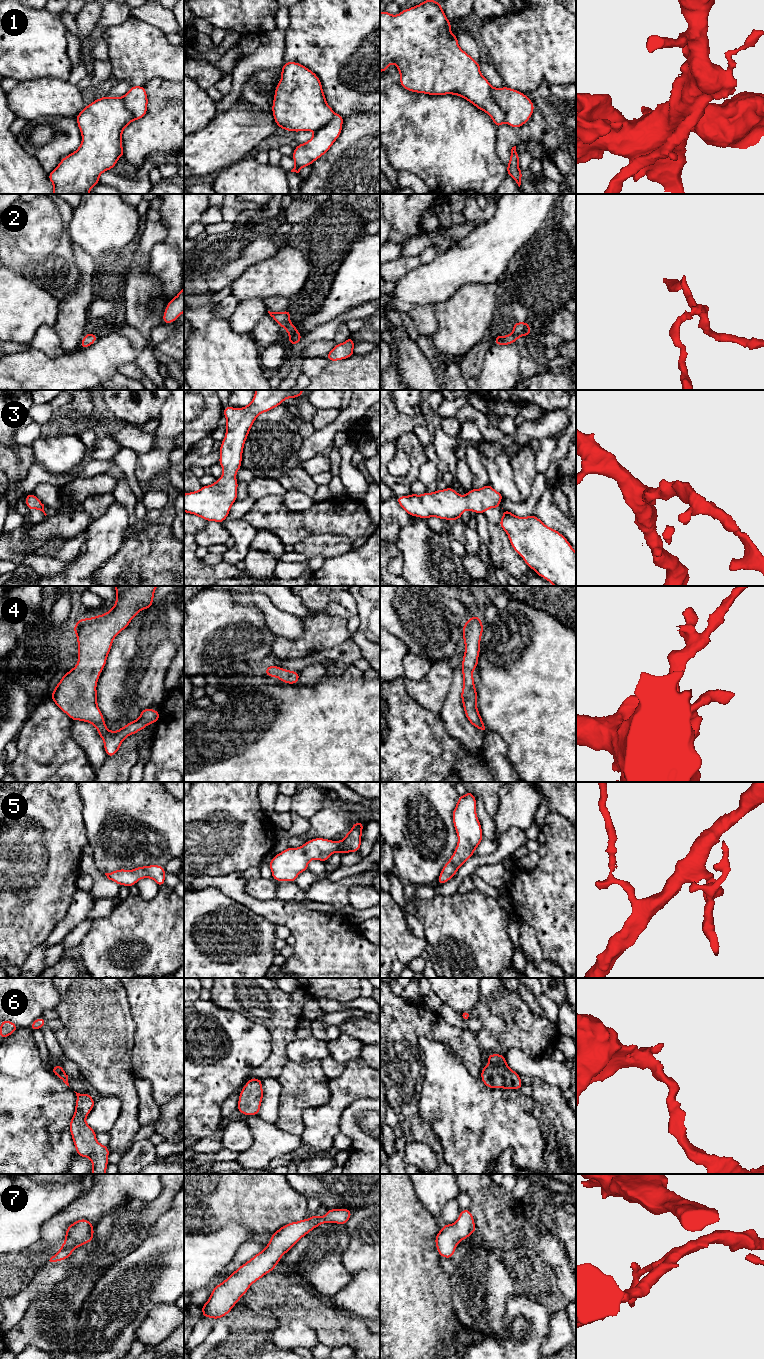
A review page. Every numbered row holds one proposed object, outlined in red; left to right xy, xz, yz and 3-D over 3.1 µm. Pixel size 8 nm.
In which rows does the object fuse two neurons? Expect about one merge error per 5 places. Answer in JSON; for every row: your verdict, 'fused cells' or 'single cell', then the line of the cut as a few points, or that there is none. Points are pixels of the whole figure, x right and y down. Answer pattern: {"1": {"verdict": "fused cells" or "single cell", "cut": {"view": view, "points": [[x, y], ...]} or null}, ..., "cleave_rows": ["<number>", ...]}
{"1": {"verdict": "fused cells", "cut": {"view": "yz", "points": [[492, 87], [492, 97], [503, 111], [505, 121]]}}, "2": {"verdict": "single cell", "cut": null}, "3": {"verdict": "single cell", "cut": null}, "4": {"verdict": "single cell", "cut": null}, "5": {"verdict": "single cell", "cut": null}, "6": {"verdict": "single cell", "cut": null}, "7": {"verdict": "single cell", "cut": null}, "cleave_rows": ["1"]}

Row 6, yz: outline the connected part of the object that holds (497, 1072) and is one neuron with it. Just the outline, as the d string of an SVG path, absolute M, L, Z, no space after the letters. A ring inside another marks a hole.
M488 1054L488 1065L482 1067L481 1080L488 1088L519 1090L523 1085L520 1075L508 1067L502 1054Z

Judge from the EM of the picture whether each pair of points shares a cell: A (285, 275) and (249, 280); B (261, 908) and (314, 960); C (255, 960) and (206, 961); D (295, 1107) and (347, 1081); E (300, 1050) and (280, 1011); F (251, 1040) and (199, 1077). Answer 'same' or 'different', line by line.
A: same
B: same
C: same
D: different
E: different
F: same

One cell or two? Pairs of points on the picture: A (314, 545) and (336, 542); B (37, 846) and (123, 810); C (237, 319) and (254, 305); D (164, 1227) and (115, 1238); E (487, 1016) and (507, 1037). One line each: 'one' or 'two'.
A: one
B: two
C: one
D: two
E: one

